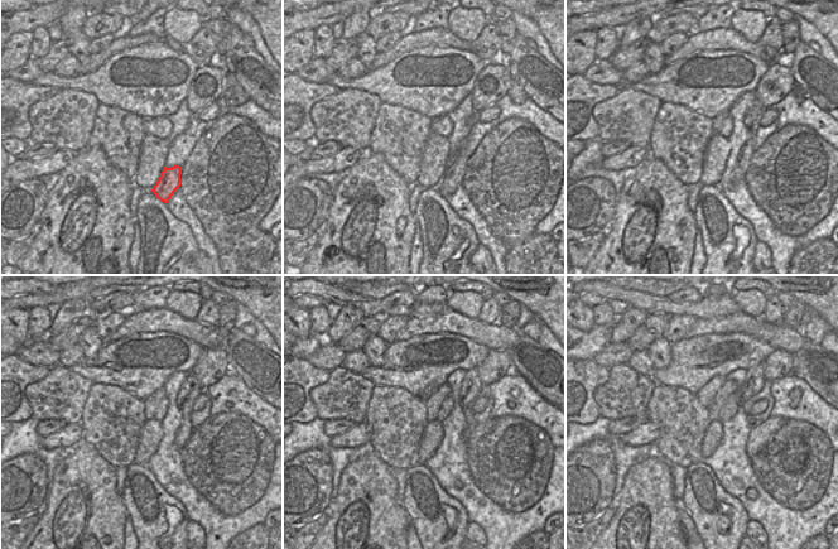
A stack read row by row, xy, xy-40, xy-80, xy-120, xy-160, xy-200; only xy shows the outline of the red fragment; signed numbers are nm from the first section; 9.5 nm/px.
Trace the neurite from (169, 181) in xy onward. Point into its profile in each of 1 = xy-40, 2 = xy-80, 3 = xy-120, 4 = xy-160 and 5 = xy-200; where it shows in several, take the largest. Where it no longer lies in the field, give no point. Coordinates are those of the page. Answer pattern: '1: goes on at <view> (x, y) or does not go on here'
1: goes on at xy-40 (453, 176)
2: goes on at xy-80 (752, 116)
3: goes on at xy-120 (189, 390)
4: goes on at xy-160 (471, 385)
5: goes on at xy-200 (754, 381)

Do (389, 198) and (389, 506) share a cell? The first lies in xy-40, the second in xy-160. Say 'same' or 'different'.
same

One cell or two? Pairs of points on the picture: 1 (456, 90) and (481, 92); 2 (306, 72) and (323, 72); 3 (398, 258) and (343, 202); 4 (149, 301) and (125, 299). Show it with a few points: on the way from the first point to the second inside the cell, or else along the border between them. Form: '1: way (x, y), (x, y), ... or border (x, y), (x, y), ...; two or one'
1: border (483, 64), (470, 94); two
2: way (309, 73), (319, 72); one
3: way (386, 230), (385, 198), (369, 188), (359, 191); one
4: border (131, 295), (133, 308); two

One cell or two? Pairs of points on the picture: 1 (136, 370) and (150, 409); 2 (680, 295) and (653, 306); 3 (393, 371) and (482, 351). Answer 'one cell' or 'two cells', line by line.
1: two cells
2: two cells
3: one cell

